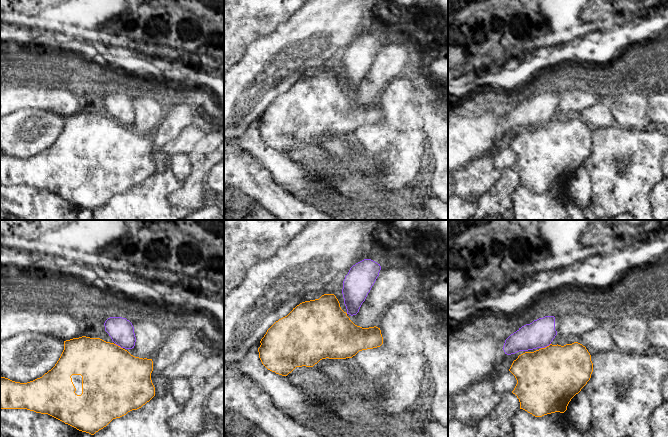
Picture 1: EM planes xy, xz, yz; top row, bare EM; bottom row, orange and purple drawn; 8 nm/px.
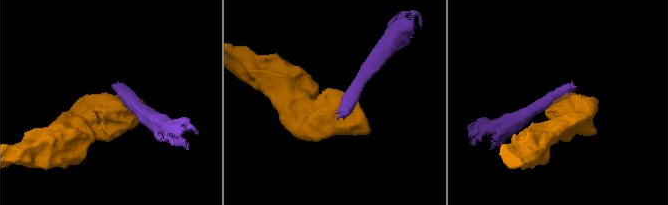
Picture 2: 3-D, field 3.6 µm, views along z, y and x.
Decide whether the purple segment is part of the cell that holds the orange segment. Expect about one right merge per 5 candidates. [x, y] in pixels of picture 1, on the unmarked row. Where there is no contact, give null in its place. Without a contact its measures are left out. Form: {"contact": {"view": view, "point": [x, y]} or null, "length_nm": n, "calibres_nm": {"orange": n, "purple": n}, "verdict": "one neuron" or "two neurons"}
{"contact": {"view": "xy", "point": [119, 122]}, "length_nm": 80, "calibres_nm": {"orange": 480, "purple": 200}, "verdict": "two neurons"}

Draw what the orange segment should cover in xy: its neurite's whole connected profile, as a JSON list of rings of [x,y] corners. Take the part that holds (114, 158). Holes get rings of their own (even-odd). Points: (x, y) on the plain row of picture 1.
[[[82,112],[64,117],[64,126],[55,142],[42,153],[27,159],[0,154],[0,185],[27,185],[36,189],[48,190],[79,207],[94,211],[106,203],[113,195],[120,194],[132,186],[137,186],[155,172],[151,156],[152,135],[131,131],[120,122],[100,114]],[[72,151],[82,152],[82,170],[75,169]]]

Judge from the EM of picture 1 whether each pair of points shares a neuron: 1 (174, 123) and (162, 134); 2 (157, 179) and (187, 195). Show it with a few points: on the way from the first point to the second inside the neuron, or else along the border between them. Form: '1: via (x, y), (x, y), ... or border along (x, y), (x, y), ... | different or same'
1: via (171, 126), (165, 132) | same
2: border along (184, 182), (168, 196), (172, 205), (183, 209) | different

